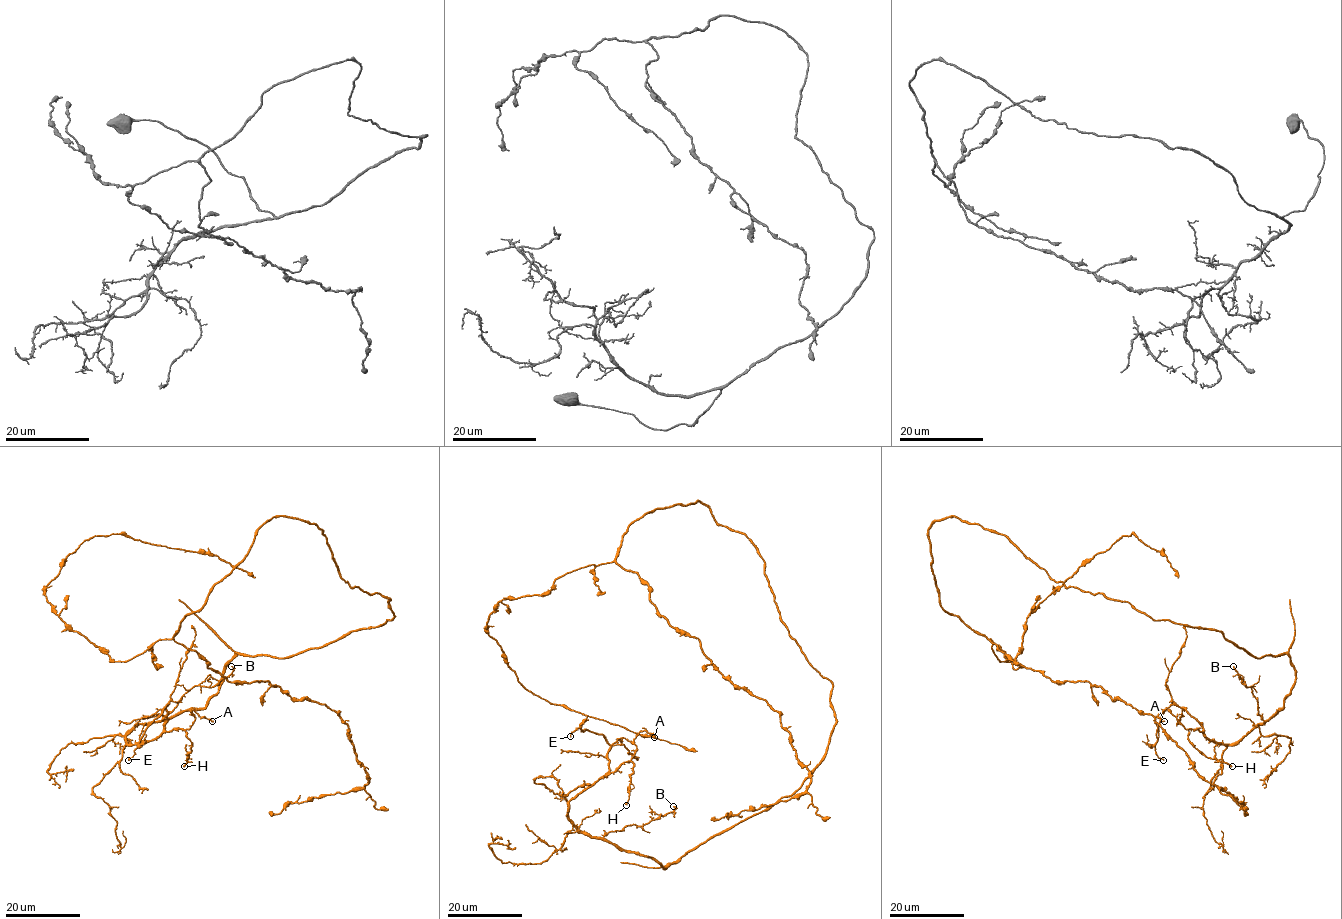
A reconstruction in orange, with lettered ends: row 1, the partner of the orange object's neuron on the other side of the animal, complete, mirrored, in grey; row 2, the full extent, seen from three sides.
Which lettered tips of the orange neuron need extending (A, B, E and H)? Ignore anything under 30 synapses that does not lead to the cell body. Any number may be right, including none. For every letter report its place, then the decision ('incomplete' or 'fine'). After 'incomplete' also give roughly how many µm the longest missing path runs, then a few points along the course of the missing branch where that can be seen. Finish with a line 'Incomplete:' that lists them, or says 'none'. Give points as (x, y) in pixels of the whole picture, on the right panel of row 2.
A: at (1164, 721); fine
B: at (1233, 666); fine
E: at (1163, 760); fine
H: at (1232, 766); fine
Incomplete: none

